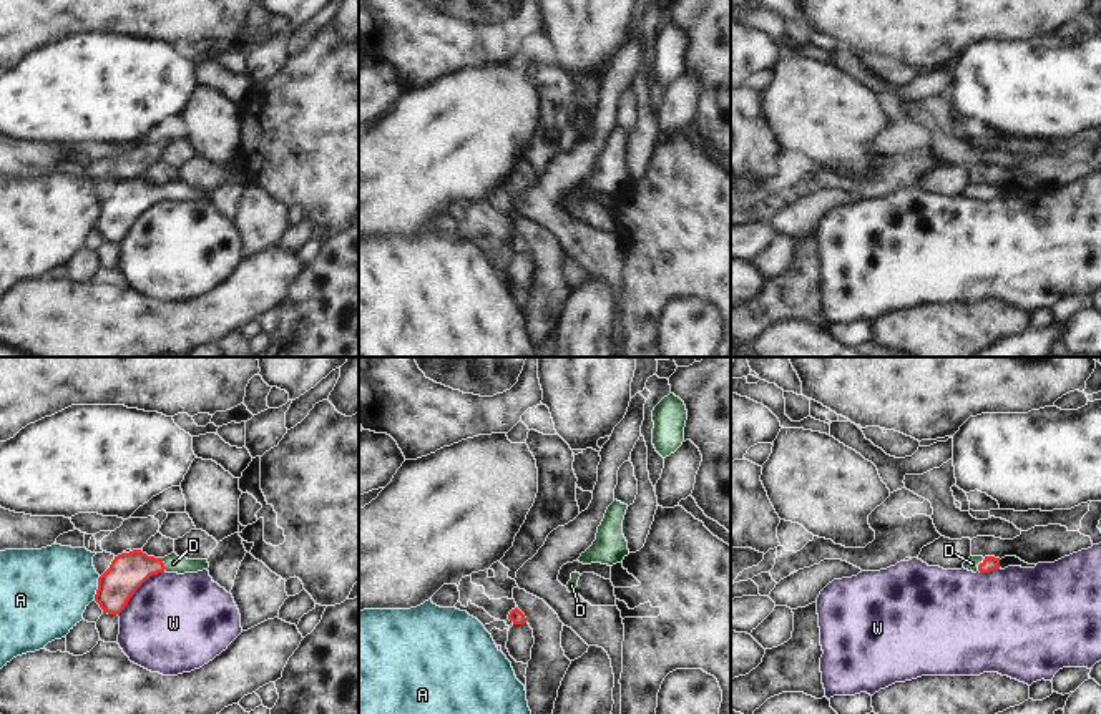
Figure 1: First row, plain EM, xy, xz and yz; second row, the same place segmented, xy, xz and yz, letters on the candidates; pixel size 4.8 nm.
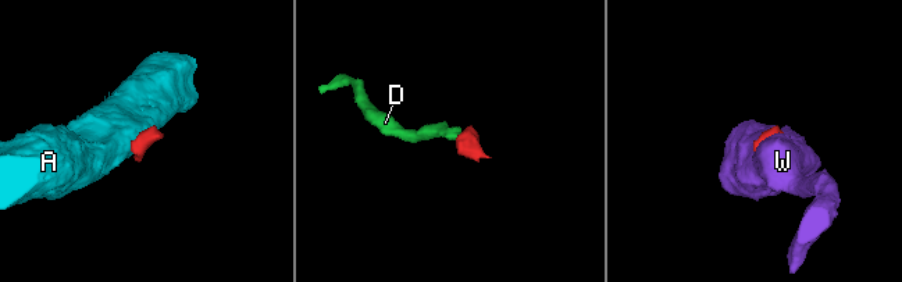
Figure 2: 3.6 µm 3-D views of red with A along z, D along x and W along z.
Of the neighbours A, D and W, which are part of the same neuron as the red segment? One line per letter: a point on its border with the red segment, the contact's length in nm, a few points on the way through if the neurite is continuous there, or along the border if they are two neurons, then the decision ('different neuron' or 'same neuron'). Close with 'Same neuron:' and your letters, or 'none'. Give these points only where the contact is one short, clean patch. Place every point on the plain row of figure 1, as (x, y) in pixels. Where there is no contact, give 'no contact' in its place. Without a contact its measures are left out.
A: xy (98, 216) | 120 nm | along xy (100, 205), (93, 228) | different neuron
D: yz (978, 193) | 80 nm | across yz (990, 191), (978, 193), (972, 191) | same neuron
W: xy (138, 215) | 320 nm | different neuron
Same neuron: D

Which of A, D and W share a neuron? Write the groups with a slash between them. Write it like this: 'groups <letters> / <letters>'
groups A / D / W

